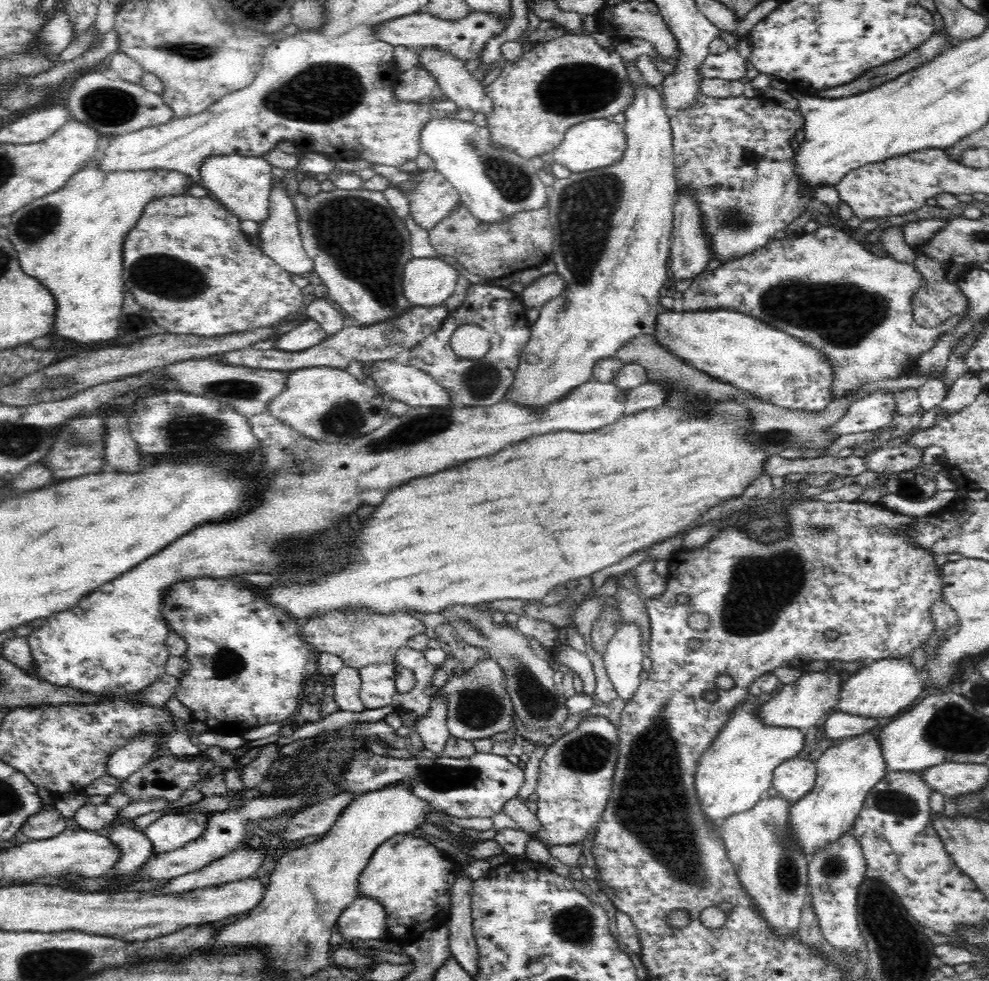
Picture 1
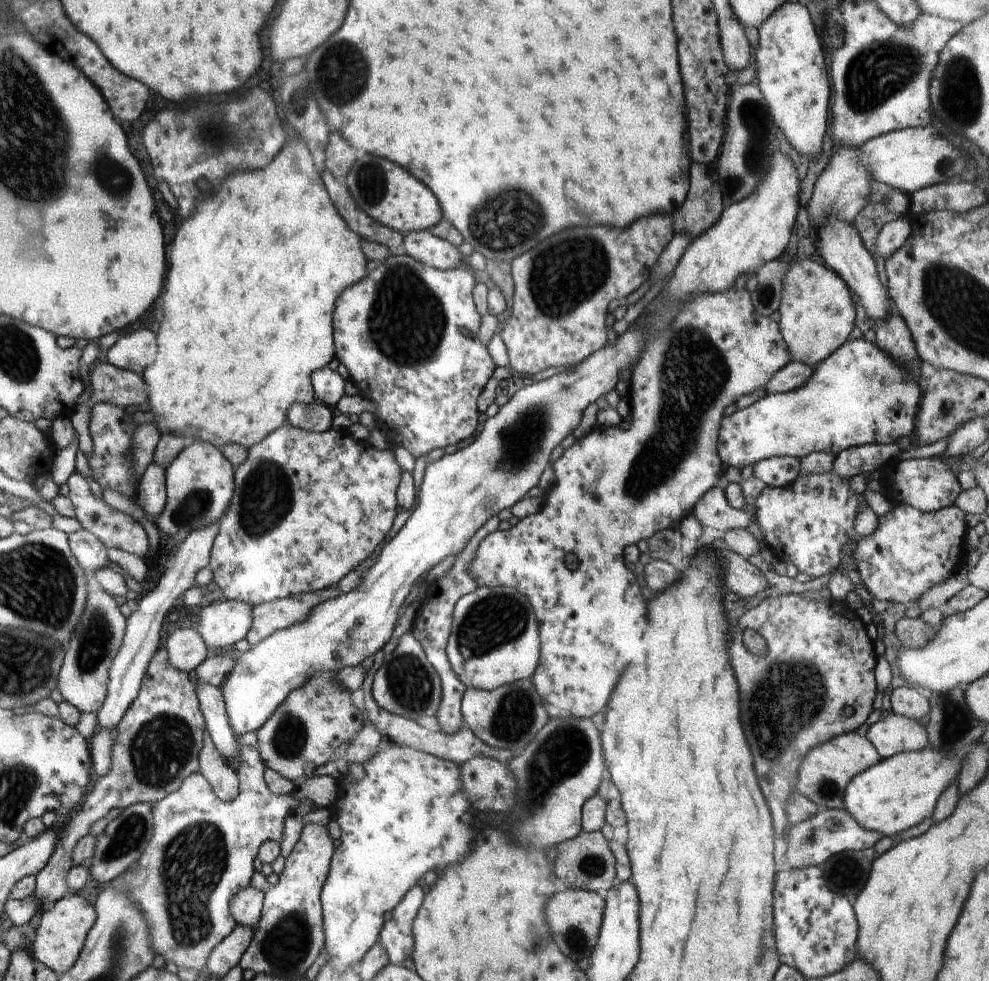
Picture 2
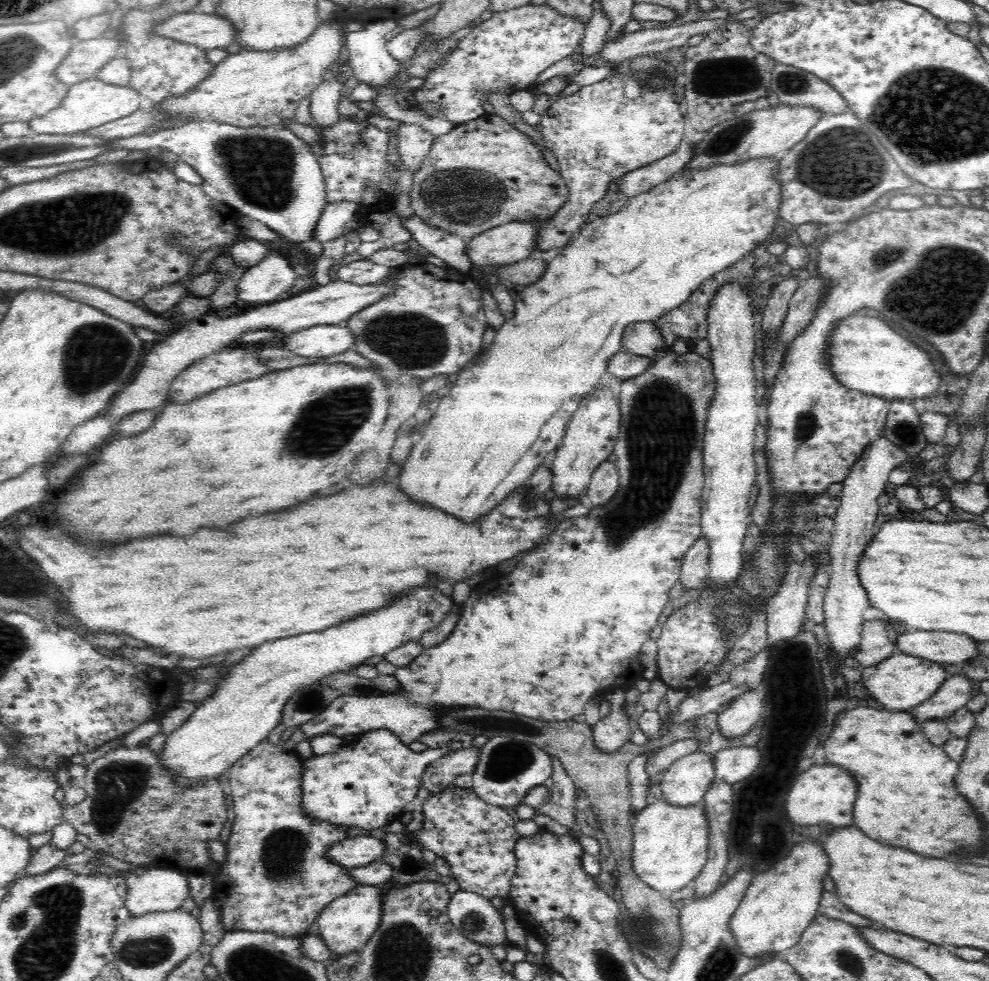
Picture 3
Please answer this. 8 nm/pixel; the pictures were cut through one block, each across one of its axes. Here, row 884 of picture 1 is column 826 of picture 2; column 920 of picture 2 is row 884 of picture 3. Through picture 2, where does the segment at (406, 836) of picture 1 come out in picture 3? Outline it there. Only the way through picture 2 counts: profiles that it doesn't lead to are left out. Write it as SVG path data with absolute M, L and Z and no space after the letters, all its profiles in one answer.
M391 879L382 885L359 884L348 894L336 898L322 909L316 920L314 931L326 943L334 957L356 952L370 940L372 933L380 924L384 889L398 885L400 884Z

